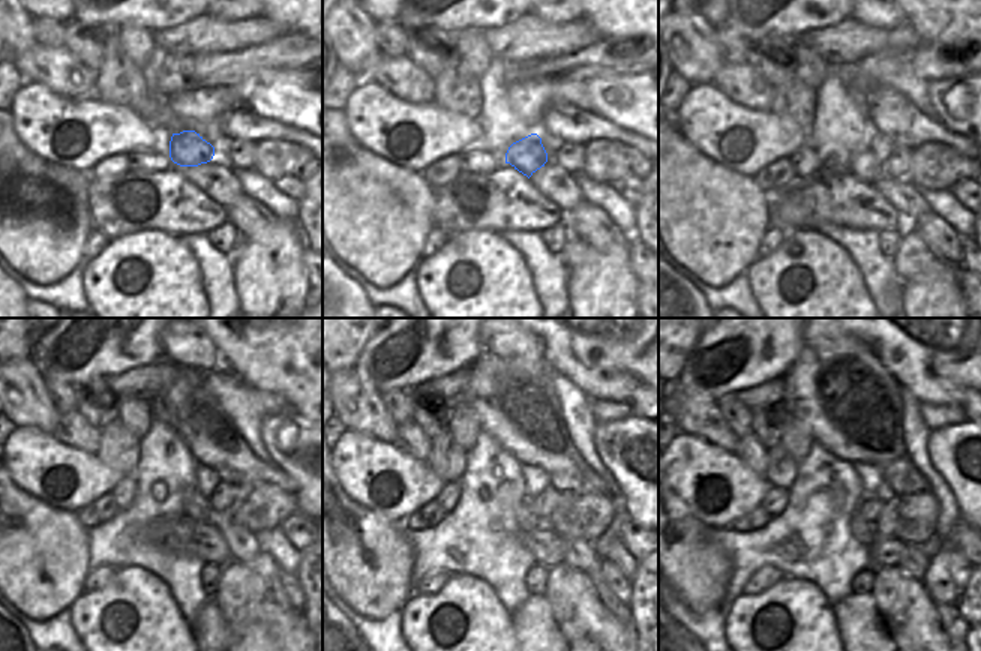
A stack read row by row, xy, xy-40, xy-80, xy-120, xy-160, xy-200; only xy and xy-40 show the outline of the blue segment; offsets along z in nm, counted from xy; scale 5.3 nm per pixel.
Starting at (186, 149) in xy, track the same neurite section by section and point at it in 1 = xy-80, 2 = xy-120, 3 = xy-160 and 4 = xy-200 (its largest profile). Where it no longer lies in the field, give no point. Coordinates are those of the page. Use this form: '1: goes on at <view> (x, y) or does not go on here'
1: goes on at xy-80 (866, 165)
2: goes on at xy-120 (197, 506)
3: goes on at xy-160 (527, 521)
4: goes on at xy-200 (866, 533)

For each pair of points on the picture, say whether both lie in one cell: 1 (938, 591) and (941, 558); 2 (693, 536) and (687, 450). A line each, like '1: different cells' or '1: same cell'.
1: same cell
2: different cells

